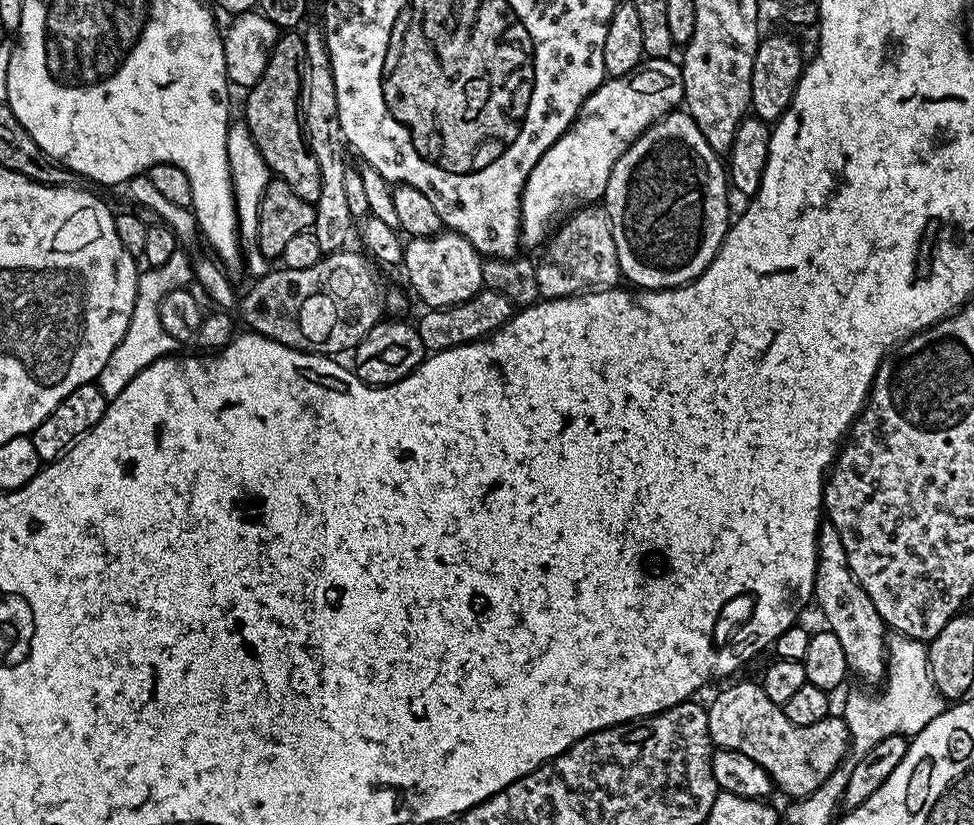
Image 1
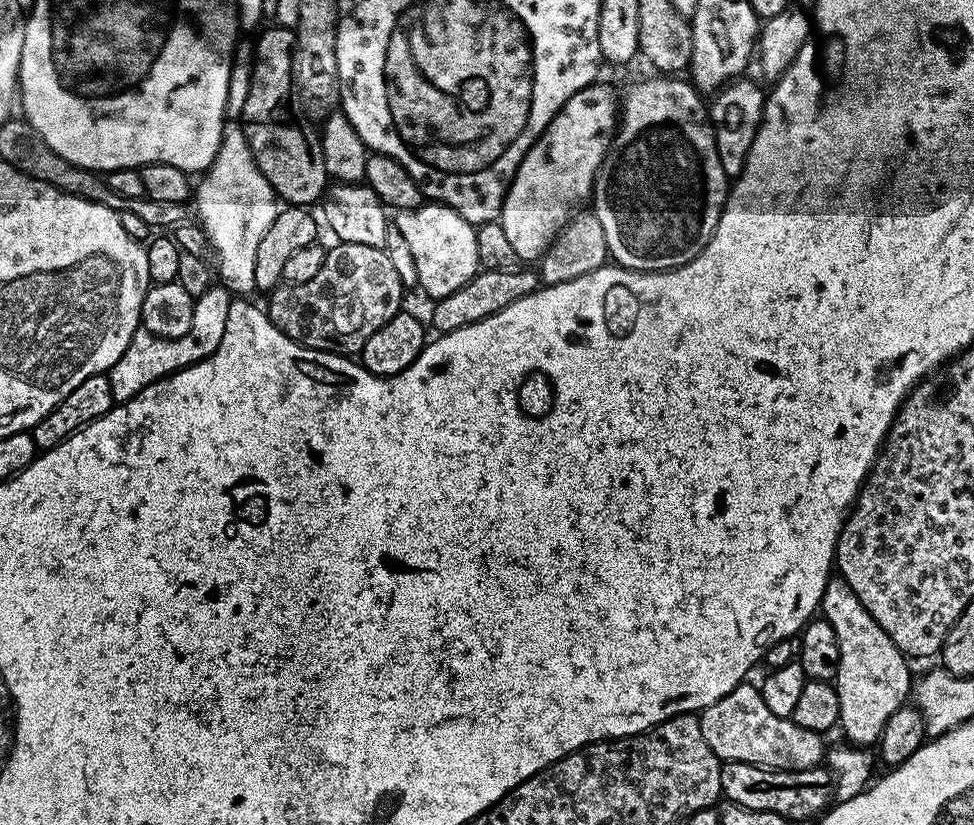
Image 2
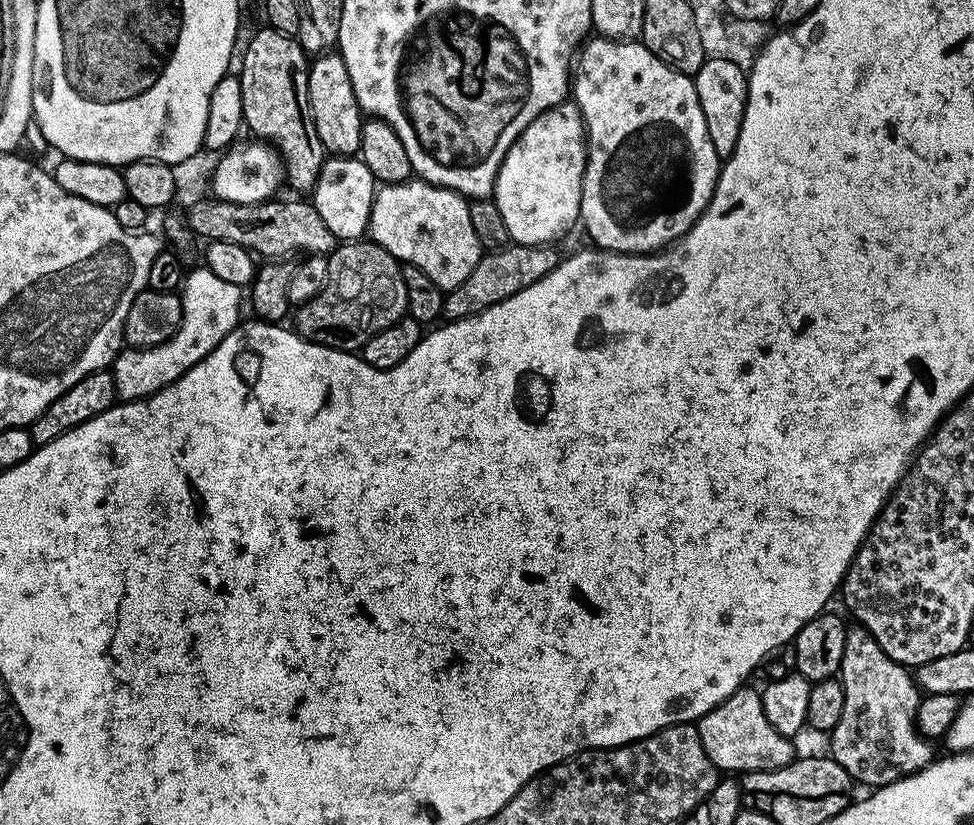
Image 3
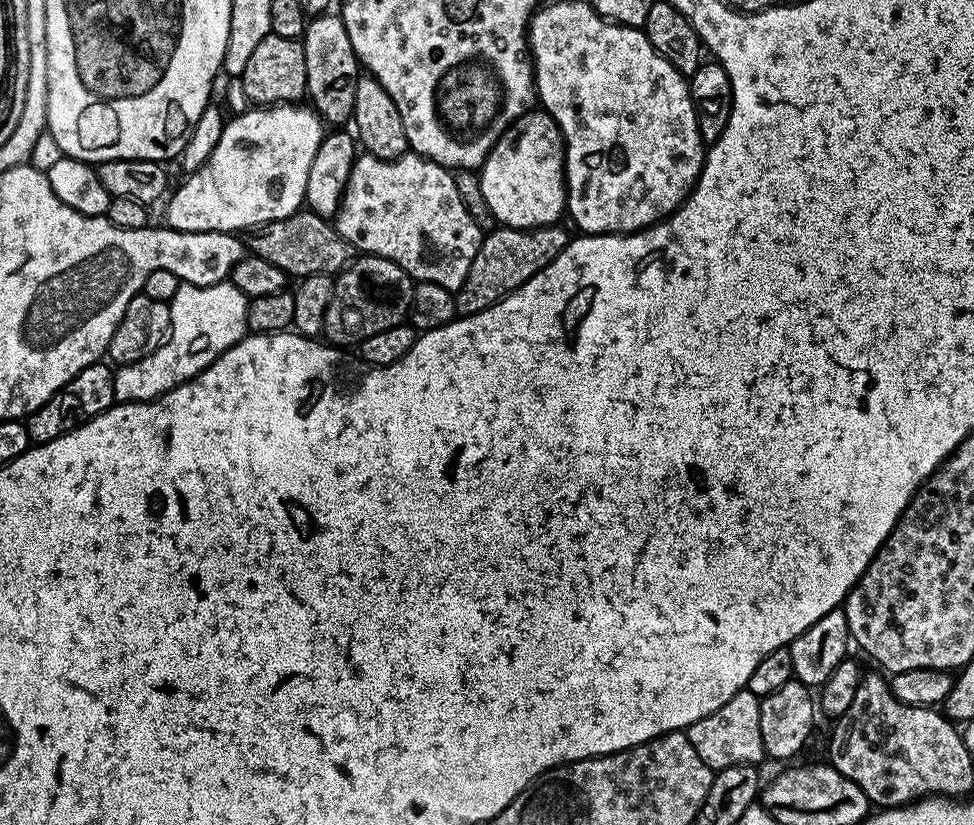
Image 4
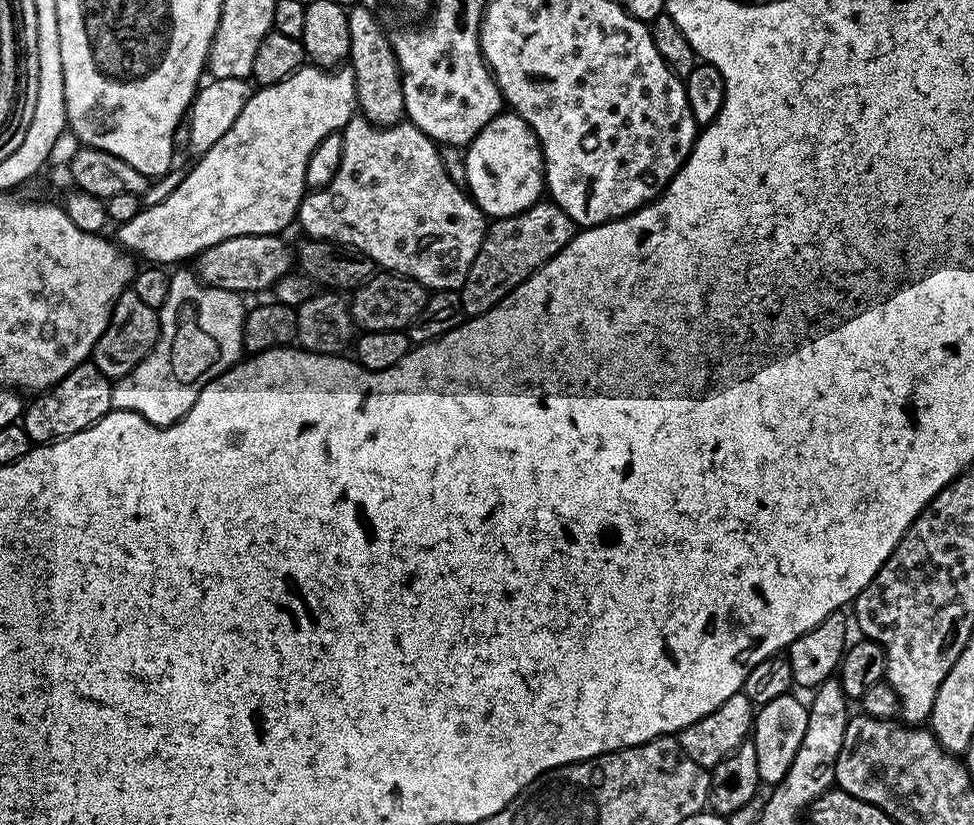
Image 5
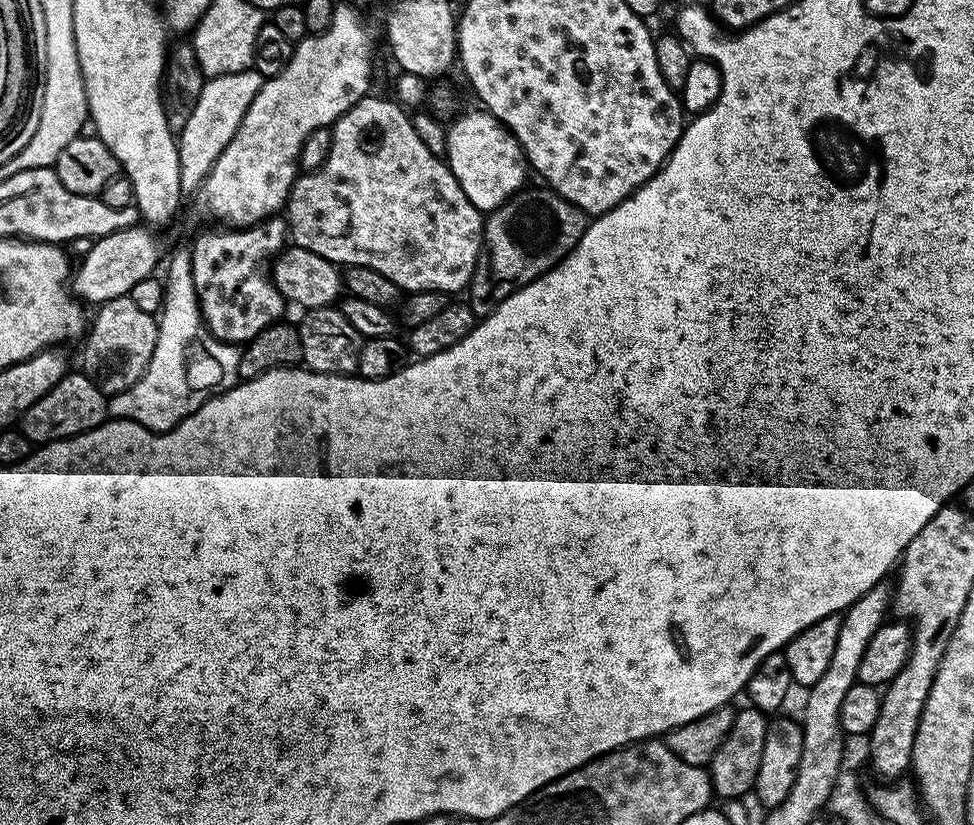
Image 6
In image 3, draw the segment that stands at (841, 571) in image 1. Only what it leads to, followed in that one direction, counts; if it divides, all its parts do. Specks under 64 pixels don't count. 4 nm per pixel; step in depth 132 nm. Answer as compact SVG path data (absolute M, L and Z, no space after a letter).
M848 628L838 679L846 694L846 702L838 726L834 726L830 733L830 755L842 770L852 775L857 785L872 784L873 789L885 788L887 784L893 784L903 776L912 776L932 763L933 741L924 739L916 728L916 711L922 693L916 686L913 673L887 656L865 628Z

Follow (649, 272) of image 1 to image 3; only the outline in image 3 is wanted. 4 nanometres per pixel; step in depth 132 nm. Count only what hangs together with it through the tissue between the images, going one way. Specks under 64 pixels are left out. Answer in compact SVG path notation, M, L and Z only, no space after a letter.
M596 34L583 41L582 47L575 57L574 79L570 84L570 92L574 97L574 103L580 108L584 119L584 130L588 138L588 161L584 167L579 223L582 228L584 224L585 230L588 231L588 236L592 239L589 241L601 250L633 254L659 252L668 245L676 243L694 226L694 222L698 222L698 218L704 213L708 203L712 201L722 163L722 157L714 150L714 142L710 142L710 130L706 130L706 114L702 114L702 106L698 102L695 79L674 70L666 62L659 60L643 42L610 40L607 36Z

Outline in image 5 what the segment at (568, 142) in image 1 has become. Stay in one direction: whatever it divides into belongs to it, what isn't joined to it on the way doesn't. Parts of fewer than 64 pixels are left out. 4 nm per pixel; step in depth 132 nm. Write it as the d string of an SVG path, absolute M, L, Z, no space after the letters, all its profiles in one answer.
M502 110L464 148L466 188L488 218L513 216L545 195L544 155L538 138L516 112Z

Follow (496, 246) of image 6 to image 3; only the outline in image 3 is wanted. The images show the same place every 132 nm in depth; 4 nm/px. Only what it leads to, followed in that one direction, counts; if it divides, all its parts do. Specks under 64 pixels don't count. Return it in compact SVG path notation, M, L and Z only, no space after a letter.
M509 243L503 248L485 251L478 266L470 270L470 278L466 278L462 286L451 289L445 295L443 319L451 322L482 314L482 310L490 310L490 306L498 306L498 302L506 302L506 298L534 286L538 278L546 278L550 270L560 265L561 253L556 253L554 249L555 247L547 244Z

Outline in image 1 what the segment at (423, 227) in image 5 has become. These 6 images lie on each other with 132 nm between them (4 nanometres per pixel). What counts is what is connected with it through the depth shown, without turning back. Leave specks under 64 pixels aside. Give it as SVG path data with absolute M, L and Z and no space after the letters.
M441 230L436 236L417 236L404 246L402 269L408 275L409 286L428 308L449 308L474 298L484 287L483 265L484 260L476 248L451 230Z

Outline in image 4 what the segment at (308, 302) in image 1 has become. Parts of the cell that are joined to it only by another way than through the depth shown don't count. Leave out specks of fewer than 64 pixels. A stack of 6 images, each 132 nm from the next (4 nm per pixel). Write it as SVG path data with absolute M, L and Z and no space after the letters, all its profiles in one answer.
M359 255L353 264L348 265L344 271L337 275L333 283L333 295L330 306L326 310L323 335L335 347L358 346L369 336L403 323L411 311L414 292L415 285L412 277L408 276L397 263L390 262L389 259L381 256Z

